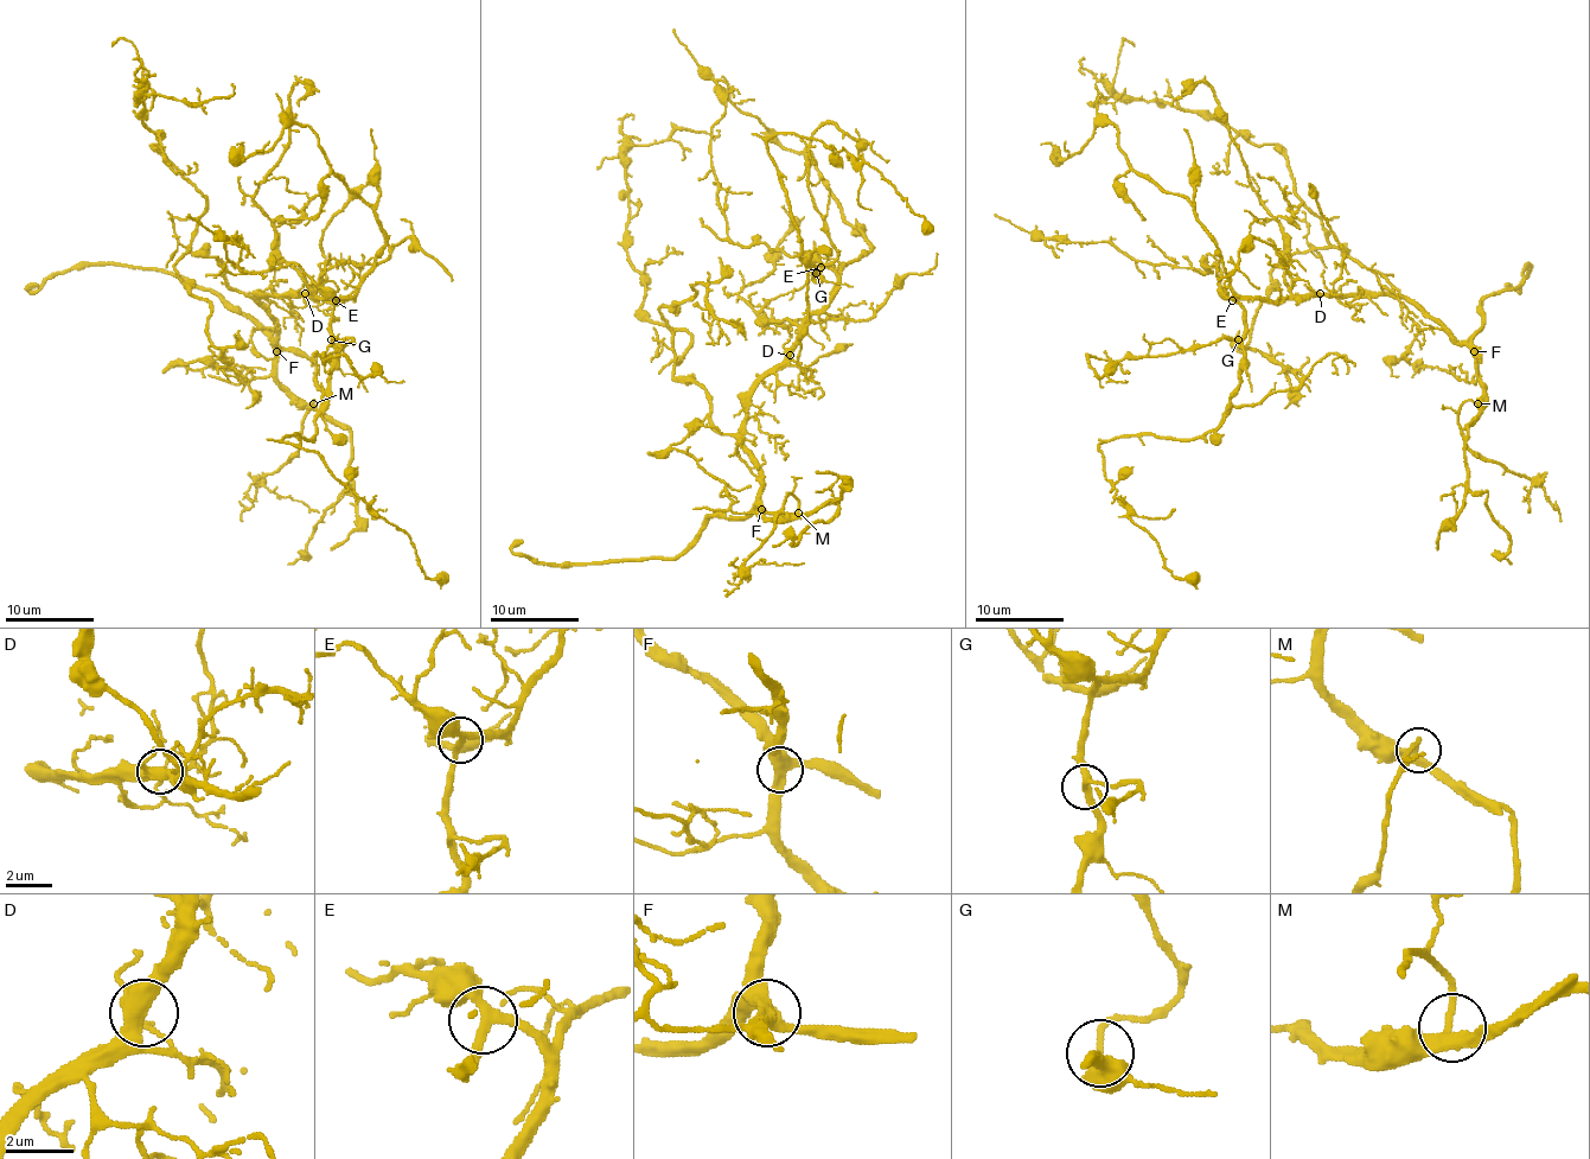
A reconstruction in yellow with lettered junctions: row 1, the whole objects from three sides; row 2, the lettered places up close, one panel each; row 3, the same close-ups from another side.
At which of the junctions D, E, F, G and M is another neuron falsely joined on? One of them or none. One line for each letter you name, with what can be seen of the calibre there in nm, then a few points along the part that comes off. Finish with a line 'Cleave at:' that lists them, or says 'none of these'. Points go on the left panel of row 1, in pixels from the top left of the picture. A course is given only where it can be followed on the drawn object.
Cleave at: none of these

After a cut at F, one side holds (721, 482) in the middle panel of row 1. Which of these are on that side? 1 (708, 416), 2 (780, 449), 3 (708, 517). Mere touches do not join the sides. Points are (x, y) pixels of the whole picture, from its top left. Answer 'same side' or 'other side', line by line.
1: other side
2: other side
3: other side

